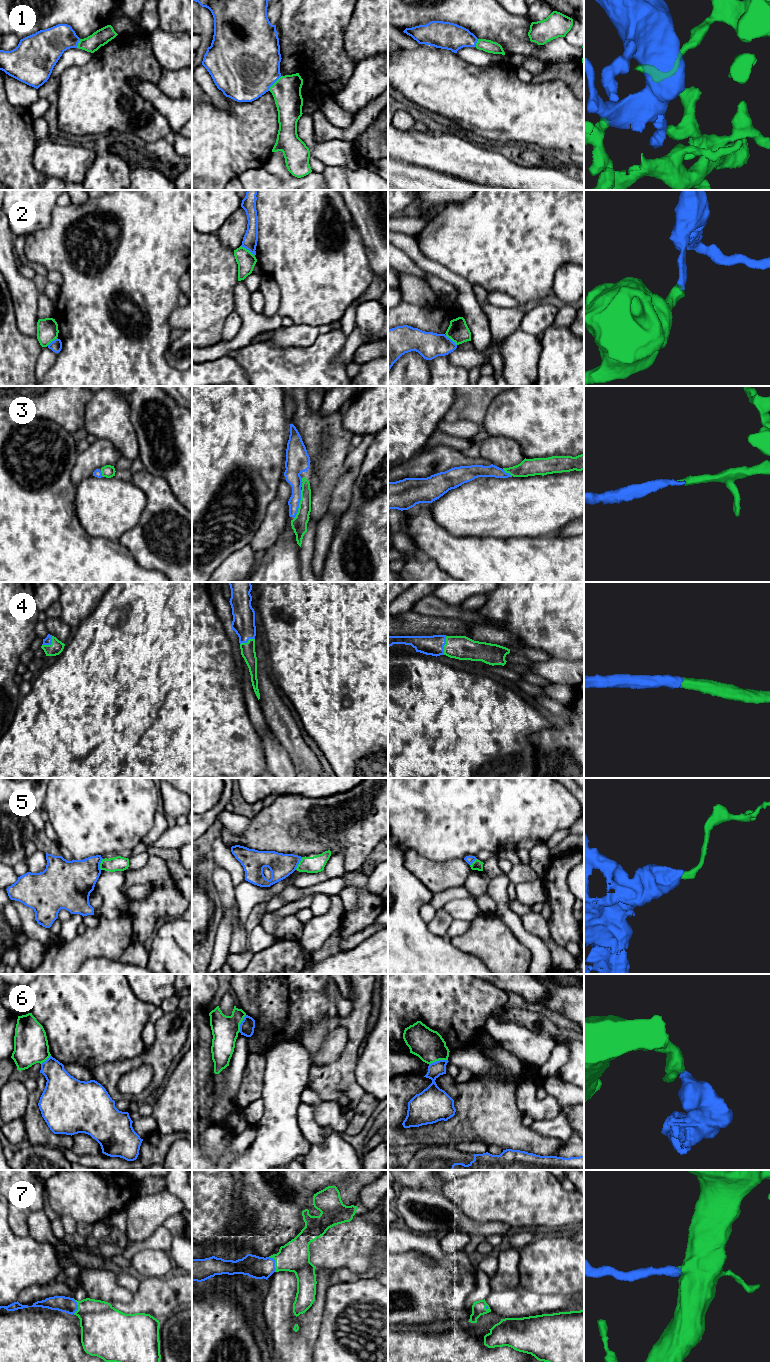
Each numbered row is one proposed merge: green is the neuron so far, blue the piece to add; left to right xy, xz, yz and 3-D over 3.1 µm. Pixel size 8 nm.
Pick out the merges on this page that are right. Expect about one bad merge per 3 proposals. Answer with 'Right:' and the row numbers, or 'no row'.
Right: 1, 3, 4, 7

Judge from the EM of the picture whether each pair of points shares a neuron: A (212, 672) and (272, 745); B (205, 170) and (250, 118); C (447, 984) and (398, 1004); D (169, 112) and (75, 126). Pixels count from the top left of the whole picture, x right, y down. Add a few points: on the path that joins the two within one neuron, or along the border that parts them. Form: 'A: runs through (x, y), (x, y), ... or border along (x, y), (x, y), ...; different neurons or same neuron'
A: border along (262, 740), (264, 759), (267, 763); different neurons
B: runs through (214, 157), (240, 131); same neuron
C: runs through (435, 984), (418, 984), (410, 992); same neuron
D: border along (143, 97), (164, 117), (172, 130); different neurons

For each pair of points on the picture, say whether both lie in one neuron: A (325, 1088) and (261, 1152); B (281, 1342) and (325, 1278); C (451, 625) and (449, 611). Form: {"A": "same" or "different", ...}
{"A": "different", "B": "same", "C": "different"}

